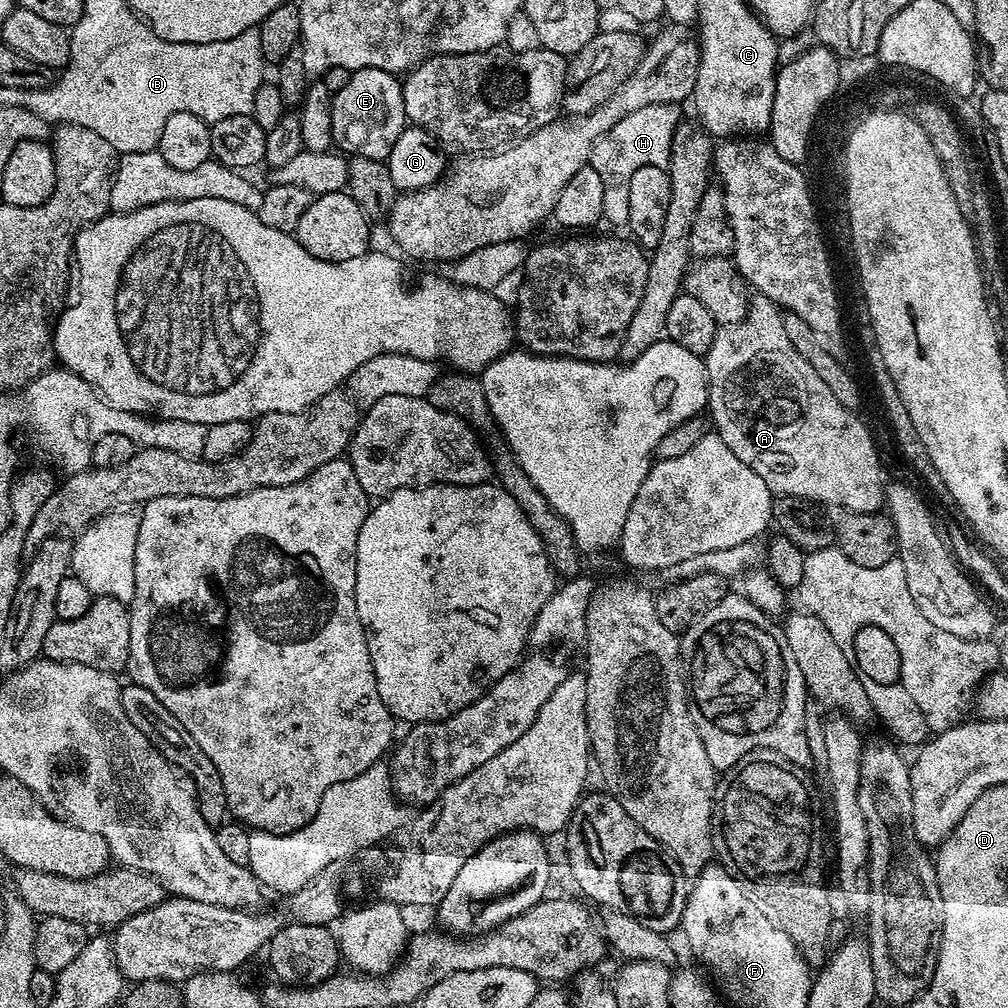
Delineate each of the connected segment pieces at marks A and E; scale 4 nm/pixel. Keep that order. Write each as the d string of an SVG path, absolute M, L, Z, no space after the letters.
M756 294L749 299L748 313L742 322L717 327L714 342L706 353L707 411L710 413L715 435L720 436L722 442L726 442L726 446L730 446L730 450L734 450L734 454L738 454L738 458L742 458L742 462L746 462L746 466L750 466L750 470L754 470L754 474L758 474L758 478L762 478L762 482L766 482L766 486L776 496L796 496L799 500L809 501L816 506L820 506L820 503L829 504L834 508L833 510L845 512L879 513L886 504L886 479L884 480L883 474L880 473L880 456L876 453L872 432L856 417L857 413L853 409L842 406L842 402L838 402L838 398L834 398L830 386L826 386L826 382L822 382L822 378L818 378L814 366L810 366L810 362L806 362L806 358L802 358L802 354L798 354L794 342L790 342L790 337L786 335L784 317L785 313L770 298Z
M358 68L352 72L350 82L334 93L331 105L333 145L349 157L387 161L406 126L403 83L386 70Z

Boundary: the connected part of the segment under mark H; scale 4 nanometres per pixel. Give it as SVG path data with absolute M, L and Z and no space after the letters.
M674 104L642 106L634 114L626 114L592 147L590 166L602 178L602 206L607 223L627 225L630 218L630 178L642 166L667 168L672 161L672 139L682 123L681 109Z

